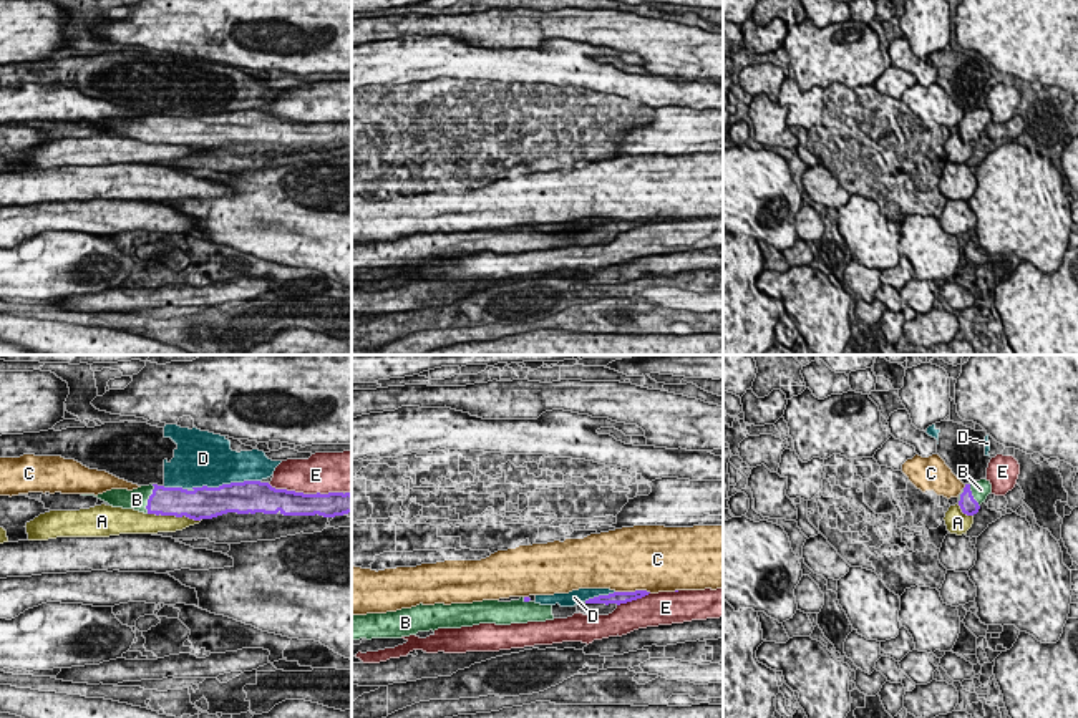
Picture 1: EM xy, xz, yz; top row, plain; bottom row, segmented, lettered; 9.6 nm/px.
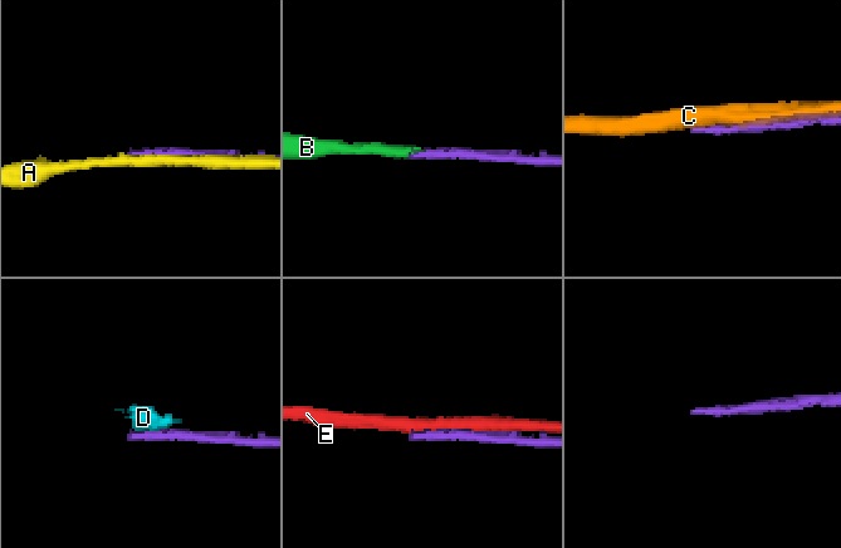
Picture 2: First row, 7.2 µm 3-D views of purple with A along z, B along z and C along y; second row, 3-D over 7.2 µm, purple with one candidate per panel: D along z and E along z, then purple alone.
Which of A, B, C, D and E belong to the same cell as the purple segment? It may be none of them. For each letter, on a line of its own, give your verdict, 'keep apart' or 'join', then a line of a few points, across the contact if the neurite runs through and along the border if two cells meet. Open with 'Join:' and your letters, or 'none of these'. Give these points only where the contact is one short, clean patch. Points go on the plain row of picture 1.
Join: B
A: keep apart
B: join
C: keep apart
D: keep apart
E: keep apart

